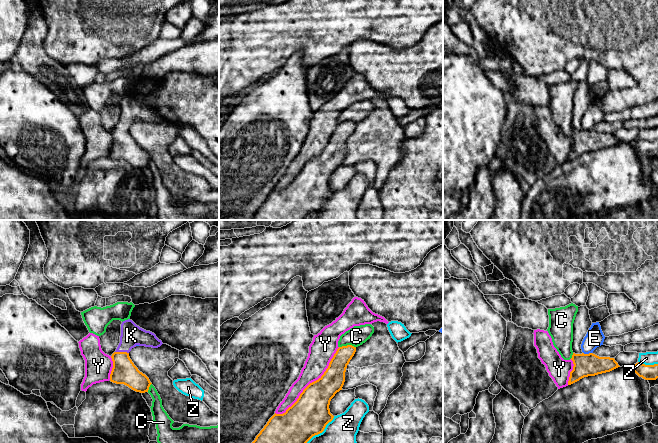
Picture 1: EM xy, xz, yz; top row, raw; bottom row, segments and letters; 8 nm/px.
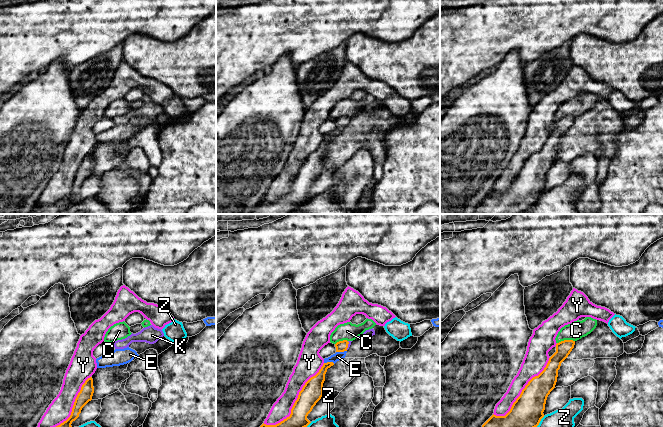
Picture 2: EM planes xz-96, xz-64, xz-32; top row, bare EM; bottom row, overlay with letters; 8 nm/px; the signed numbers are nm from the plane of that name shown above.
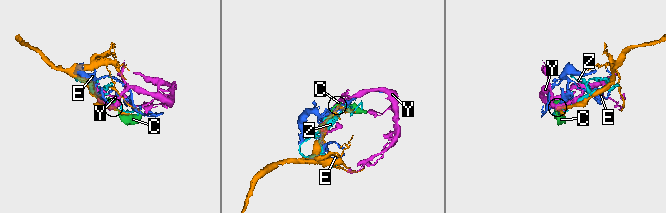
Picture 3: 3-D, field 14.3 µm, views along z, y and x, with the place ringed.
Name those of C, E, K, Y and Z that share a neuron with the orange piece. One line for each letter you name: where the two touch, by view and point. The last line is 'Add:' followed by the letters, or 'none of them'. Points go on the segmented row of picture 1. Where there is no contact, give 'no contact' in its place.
K: contact xy (122, 352)
Add: K

